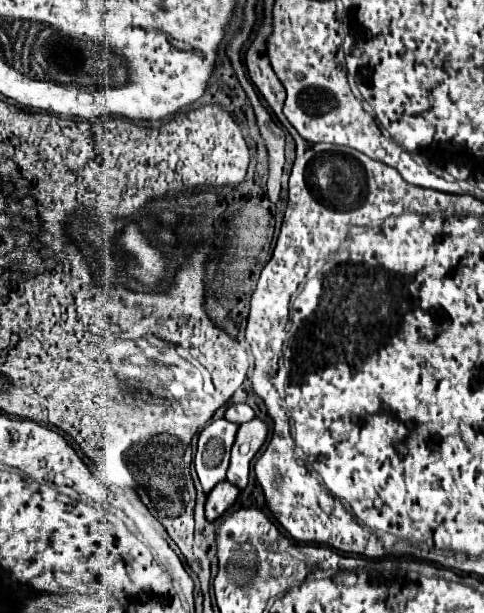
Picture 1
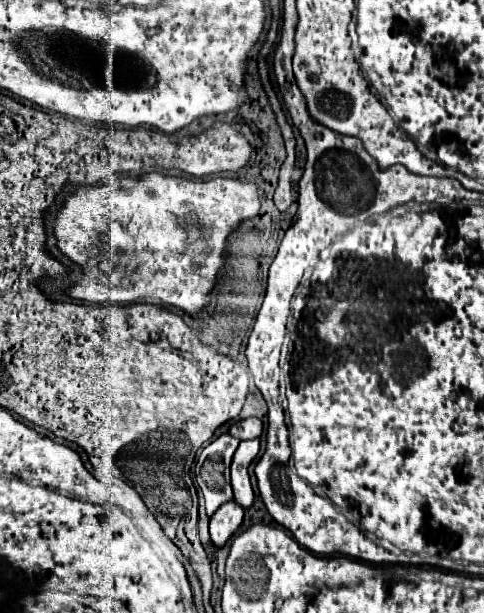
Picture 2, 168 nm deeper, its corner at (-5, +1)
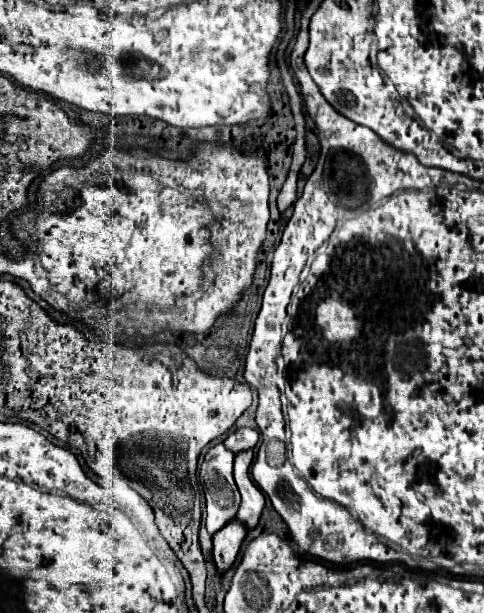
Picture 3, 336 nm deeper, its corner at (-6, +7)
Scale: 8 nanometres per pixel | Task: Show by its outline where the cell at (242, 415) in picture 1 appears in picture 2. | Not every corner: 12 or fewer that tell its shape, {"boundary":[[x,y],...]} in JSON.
{"boundary":[[259,418],[233,422],[229,432],[239,440],[261,436]]}

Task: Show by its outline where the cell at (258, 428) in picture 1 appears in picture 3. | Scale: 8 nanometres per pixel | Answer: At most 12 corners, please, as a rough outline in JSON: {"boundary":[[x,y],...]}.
{"boundary":[[252,450],[234,462],[242,494],[236,518],[252,530],[264,504],[262,490],[250,480]]}

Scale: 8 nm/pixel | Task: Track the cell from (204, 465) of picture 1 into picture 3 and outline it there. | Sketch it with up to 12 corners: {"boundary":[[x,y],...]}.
{"boundary":[[216,444],[198,478],[206,498],[206,530],[214,536],[236,518],[240,494],[234,454]]}

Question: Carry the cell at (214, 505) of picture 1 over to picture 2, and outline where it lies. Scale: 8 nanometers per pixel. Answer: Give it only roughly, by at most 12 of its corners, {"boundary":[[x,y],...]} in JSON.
{"boundary":[[235,500],[221,504],[209,522],[211,542],[223,546],[243,522]]}

